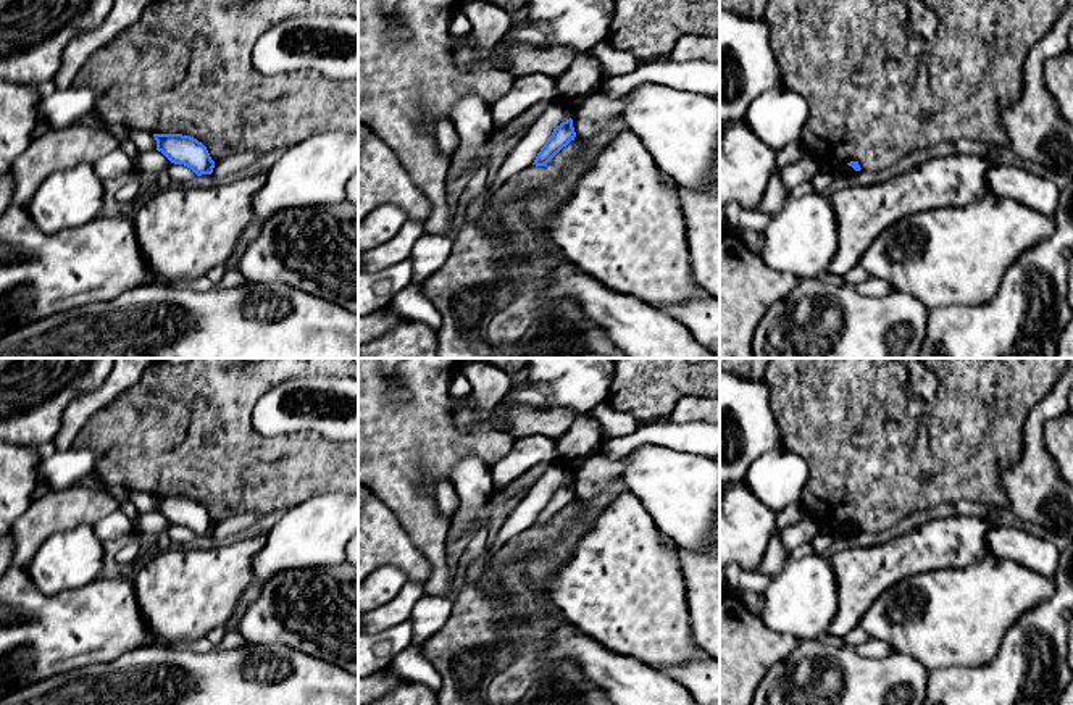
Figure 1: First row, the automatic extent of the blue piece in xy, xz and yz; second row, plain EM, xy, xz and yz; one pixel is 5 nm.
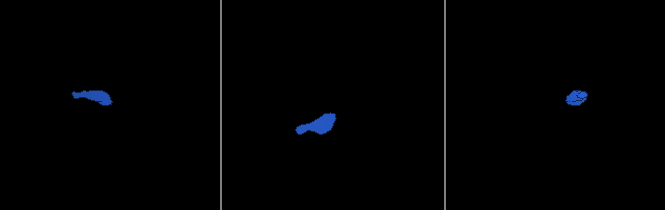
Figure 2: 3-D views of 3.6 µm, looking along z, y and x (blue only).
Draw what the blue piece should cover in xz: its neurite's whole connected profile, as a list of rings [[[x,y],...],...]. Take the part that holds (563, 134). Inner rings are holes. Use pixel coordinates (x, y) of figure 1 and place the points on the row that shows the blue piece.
[[[573,119],[563,121],[560,126],[557,126],[552,132],[552,136],[544,142],[544,147],[537,153],[532,165],[536,166],[547,166],[547,163],[571,140],[574,140],[576,132],[573,127]]]

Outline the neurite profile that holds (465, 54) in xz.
[[[471,32],[457,37],[458,47],[455,48],[455,58],[460,68],[470,68],[476,60],[481,58],[479,48],[473,47],[468,40],[471,39]]]

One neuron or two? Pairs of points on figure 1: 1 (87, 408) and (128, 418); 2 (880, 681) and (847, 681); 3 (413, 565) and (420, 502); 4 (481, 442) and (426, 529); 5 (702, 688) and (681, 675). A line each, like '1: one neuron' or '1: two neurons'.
1: two neurons
2: one neuron
3: two neurons
4: one neuron
5: one neuron

